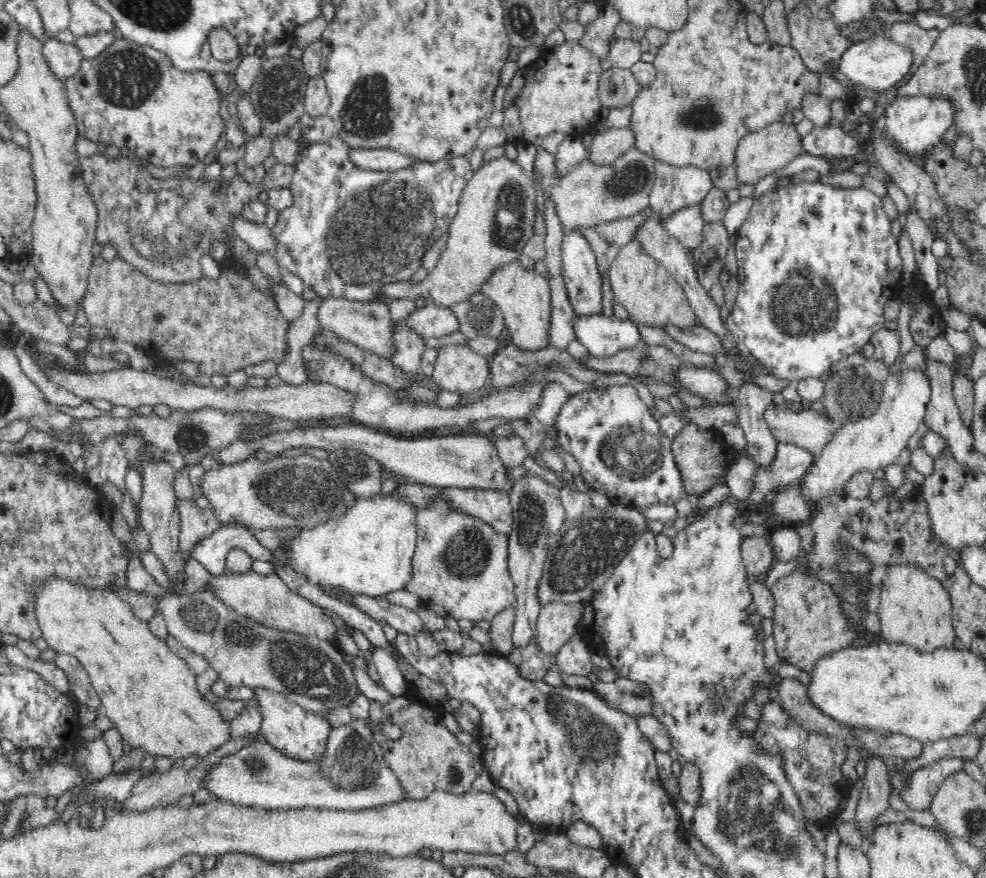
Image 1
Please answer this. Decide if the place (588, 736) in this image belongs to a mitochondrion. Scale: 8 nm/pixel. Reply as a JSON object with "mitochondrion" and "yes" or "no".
{"mitochondrion":"yes"}

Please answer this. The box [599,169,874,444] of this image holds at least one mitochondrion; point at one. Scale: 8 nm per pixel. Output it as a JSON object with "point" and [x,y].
{"point":[805,306]}

